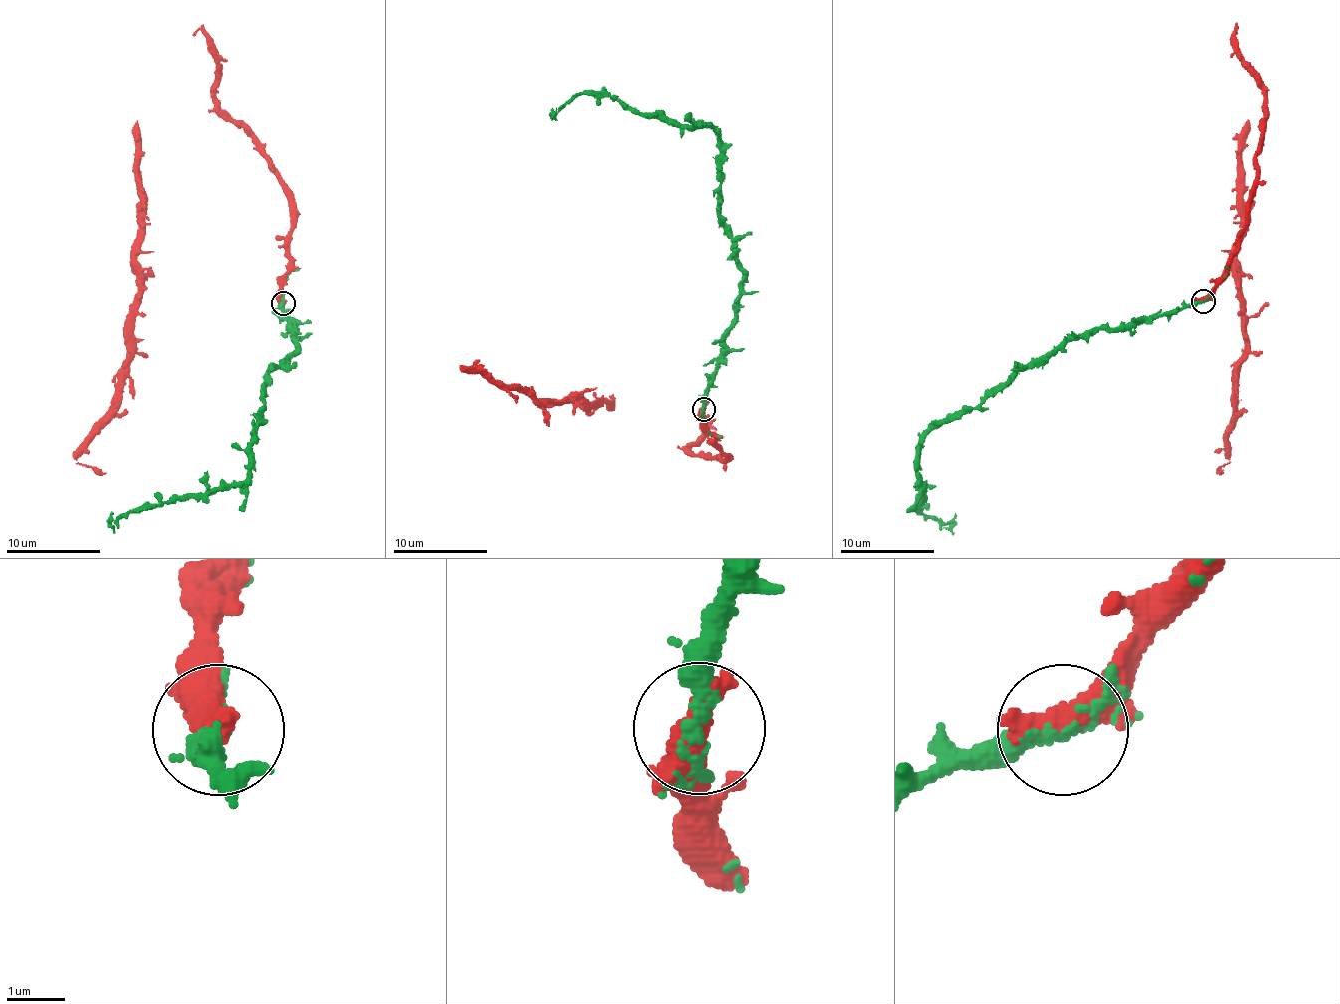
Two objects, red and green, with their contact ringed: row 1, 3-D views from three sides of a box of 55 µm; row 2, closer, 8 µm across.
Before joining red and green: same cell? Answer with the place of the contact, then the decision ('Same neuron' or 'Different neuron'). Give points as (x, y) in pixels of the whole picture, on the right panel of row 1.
Place: (1203, 301). Same neuron

